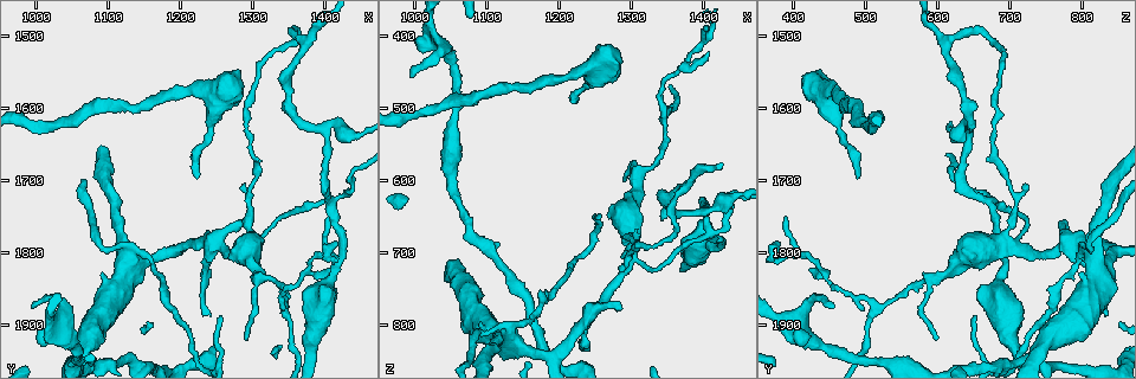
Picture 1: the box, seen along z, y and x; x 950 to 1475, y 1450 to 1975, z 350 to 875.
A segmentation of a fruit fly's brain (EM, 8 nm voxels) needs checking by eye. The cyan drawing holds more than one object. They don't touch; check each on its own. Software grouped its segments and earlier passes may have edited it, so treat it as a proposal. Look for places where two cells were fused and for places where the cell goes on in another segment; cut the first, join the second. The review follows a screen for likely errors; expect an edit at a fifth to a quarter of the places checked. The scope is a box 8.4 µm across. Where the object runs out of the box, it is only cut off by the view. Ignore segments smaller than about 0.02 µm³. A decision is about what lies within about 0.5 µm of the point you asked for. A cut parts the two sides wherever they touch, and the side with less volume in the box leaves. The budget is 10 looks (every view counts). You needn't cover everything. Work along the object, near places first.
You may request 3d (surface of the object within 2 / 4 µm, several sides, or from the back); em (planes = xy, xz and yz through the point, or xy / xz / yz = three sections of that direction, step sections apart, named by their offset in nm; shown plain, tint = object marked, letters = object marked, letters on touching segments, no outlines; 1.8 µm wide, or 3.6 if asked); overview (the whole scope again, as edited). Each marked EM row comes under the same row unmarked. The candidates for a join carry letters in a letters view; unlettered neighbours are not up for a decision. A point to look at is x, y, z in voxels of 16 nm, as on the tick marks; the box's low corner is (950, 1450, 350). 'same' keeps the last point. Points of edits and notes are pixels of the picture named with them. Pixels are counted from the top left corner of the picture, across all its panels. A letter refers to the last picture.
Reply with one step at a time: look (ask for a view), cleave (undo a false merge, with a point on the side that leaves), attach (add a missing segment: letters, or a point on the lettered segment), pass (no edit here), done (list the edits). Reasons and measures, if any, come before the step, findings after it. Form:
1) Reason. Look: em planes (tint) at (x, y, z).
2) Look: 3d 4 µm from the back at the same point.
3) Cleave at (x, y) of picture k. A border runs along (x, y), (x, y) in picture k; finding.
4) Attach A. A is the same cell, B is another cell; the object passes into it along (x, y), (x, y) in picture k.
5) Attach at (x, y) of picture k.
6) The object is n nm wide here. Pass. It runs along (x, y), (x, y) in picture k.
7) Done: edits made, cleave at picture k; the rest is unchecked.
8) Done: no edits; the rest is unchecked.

Thin end. Look: 3d 2 µm from the back at (1240, 1885, 835).

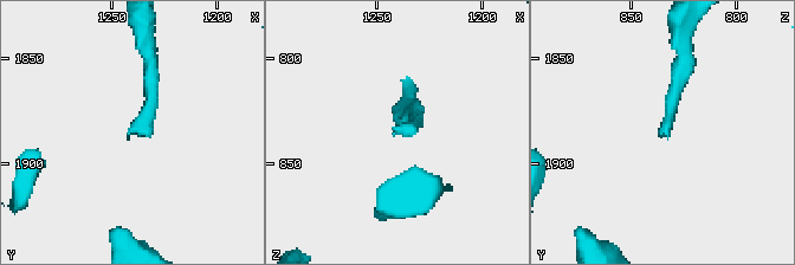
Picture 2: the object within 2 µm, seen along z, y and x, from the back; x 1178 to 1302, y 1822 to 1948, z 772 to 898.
Look: em xz step 4 (letters) at (1243, 1885, 835).

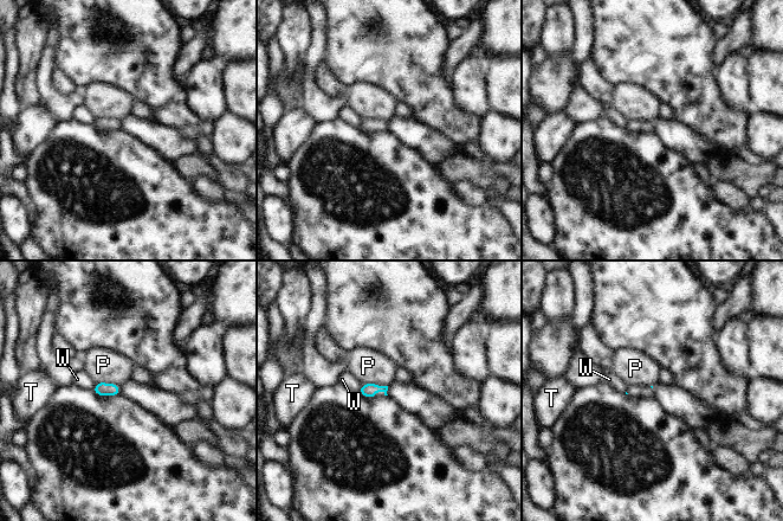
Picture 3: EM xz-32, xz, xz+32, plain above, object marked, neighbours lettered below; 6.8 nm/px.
Pass. P, T and W are other cells; none of them fits.

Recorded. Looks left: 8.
Thin arm on a thick one. Look: 3d 4 µm at (1130, 1805, 815).

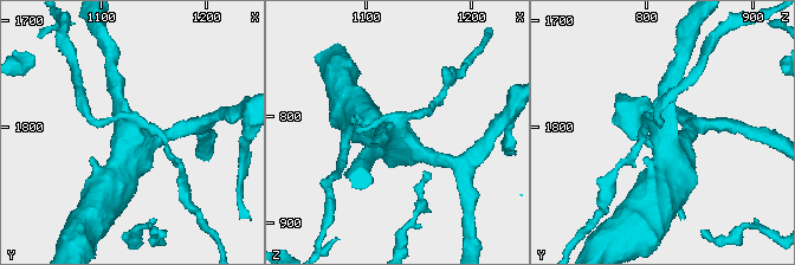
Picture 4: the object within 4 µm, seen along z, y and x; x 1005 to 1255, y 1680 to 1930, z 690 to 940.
Now the EM. Look: em planes (letters) at (1136, 1806, 812).

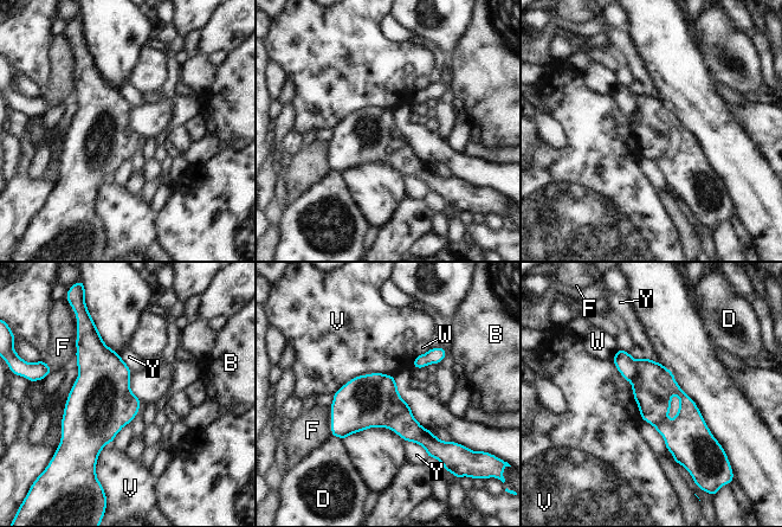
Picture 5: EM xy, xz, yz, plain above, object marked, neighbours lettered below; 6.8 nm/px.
Cleave at (626, 365) of picture 5. B, D, F, V, W and Y are other cells; a border runs along (638, 361), (635, 374), (631, 381) in picture 5; a second cell is stuck on.

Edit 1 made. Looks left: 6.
Abrupt turn. Look: em planes (letters) at (1405, 1735, 675).

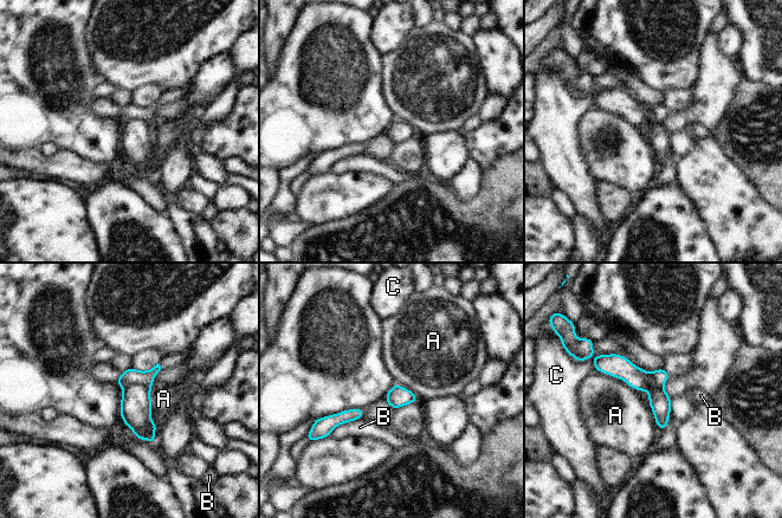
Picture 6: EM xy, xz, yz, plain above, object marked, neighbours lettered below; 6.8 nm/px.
Cleave at (136, 402) of picture 6. A, B and C are other cells; the part that leaves runs along (596, 360), (639, 379), (664, 423) in picture 6; a second cell is stuck on.

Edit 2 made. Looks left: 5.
Look: overview.

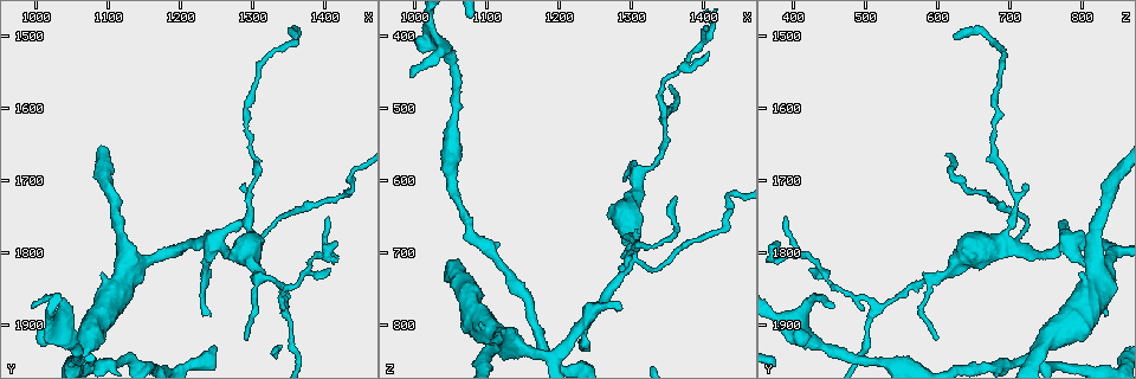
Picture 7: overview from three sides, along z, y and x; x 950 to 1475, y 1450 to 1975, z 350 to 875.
An open end. Look: em planes (letters) at (1000, 1880, 455).

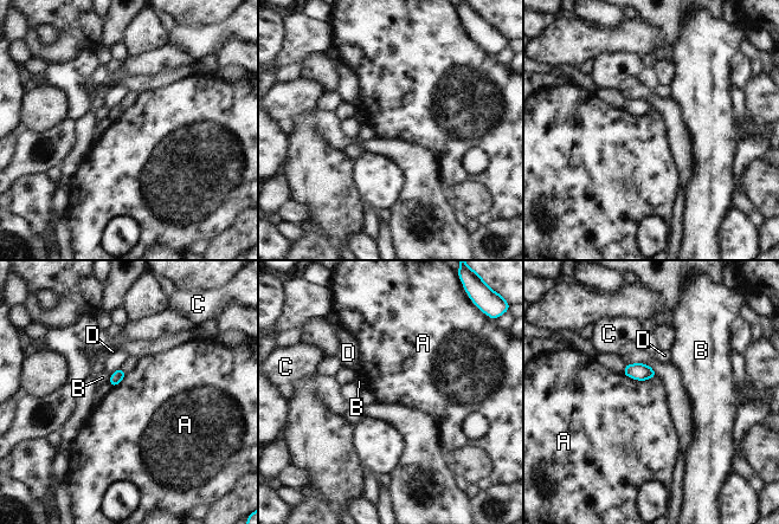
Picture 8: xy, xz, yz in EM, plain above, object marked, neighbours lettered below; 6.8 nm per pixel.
Pass. A, B, C and D are other cells; a border runs along (623, 373), (636, 380), (656, 376) in picture 8; none of them fits.

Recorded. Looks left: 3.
Done: edits made, cleave at picture 5, cleave at picture 6; the rest is unchecked.

